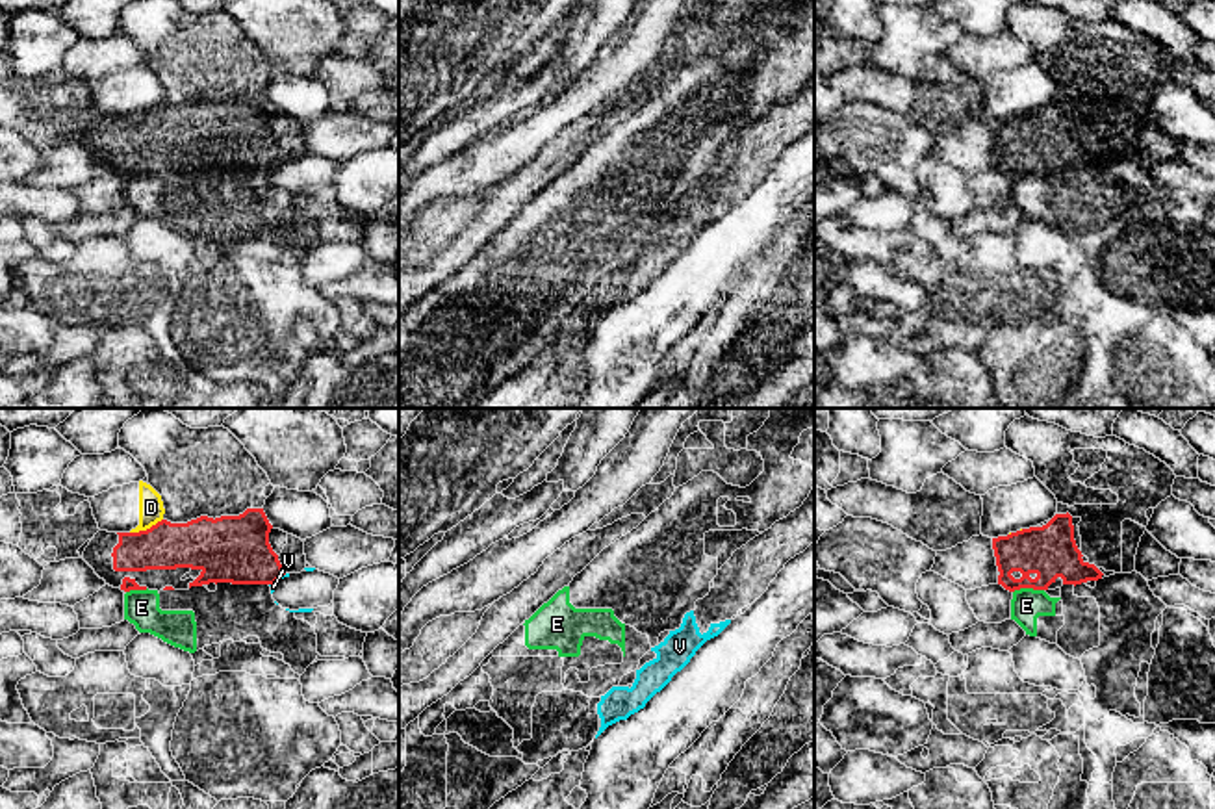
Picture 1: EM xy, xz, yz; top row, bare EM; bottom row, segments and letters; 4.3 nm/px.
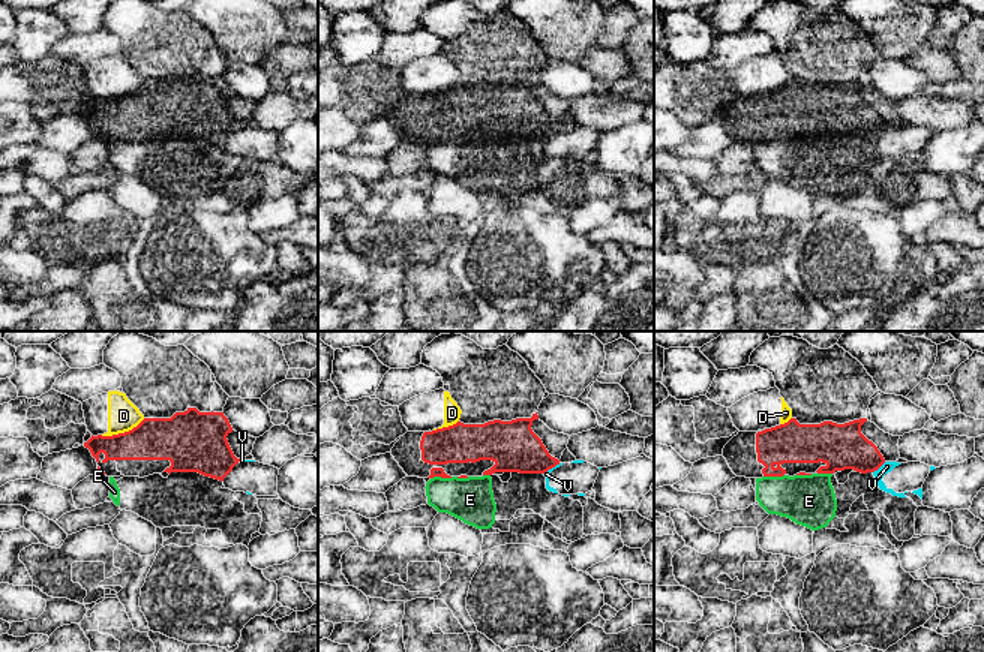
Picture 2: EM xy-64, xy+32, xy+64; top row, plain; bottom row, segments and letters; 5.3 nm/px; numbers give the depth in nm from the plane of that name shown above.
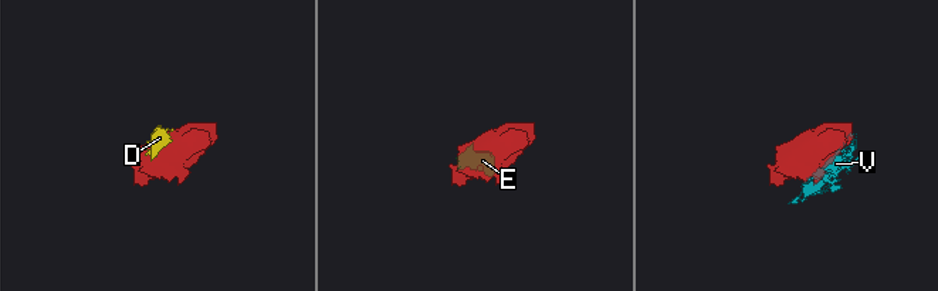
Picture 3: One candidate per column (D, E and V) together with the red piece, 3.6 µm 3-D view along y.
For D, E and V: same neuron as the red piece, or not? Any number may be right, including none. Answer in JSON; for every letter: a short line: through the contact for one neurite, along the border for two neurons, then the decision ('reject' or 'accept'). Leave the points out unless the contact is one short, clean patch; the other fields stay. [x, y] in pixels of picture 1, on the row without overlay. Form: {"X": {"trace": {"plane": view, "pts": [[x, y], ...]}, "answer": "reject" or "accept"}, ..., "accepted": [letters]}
{"D": {"trace": {"plane": "xy", "pts": [[162, 102], [145, 114], [130, 117]]}, "answer": "reject"}, "E": {"trace": {"plane": "yz", "pts": [[1043, 173], [1017, 173], [1013, 177]]}, "answer": "reject"}, "V": {"answer": "reject"}, "accepted": []}

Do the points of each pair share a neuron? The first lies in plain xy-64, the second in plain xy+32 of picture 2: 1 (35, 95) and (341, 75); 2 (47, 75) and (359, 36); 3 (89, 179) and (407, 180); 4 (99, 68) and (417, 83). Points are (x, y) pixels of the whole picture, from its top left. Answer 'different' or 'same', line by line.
1: same
2: different
3: same
4: same

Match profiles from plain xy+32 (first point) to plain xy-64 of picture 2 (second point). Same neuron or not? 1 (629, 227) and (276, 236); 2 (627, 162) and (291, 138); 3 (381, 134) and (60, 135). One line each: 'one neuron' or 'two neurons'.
1: one neuron
2: one neuron
3: one neuron

